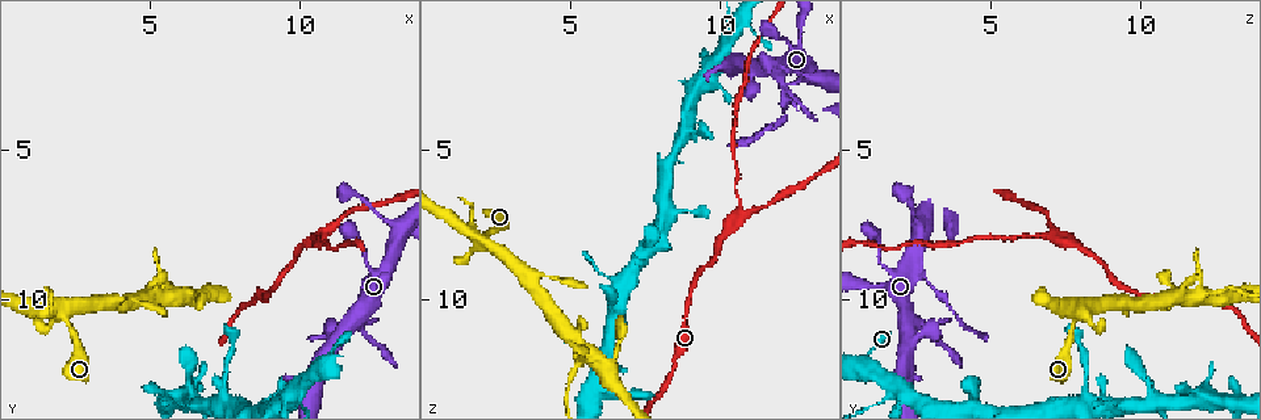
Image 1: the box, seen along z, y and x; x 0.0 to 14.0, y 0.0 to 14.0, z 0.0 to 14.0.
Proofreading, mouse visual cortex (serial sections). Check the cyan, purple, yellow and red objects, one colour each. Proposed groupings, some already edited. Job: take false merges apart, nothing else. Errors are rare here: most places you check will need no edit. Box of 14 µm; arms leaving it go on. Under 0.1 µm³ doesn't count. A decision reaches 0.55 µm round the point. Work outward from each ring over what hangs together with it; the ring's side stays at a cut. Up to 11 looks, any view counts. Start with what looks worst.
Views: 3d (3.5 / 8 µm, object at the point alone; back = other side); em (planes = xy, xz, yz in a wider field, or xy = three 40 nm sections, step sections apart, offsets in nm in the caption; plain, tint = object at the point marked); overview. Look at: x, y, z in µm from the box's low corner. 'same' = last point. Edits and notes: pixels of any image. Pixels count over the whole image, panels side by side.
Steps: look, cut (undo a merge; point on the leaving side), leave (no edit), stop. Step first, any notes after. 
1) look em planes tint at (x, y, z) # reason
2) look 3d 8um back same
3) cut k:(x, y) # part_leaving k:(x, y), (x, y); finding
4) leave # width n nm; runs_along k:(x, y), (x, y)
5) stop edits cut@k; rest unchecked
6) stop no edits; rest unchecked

look 3d 3.5um at (12.2, 9.4, 2.9) # abrupt turn

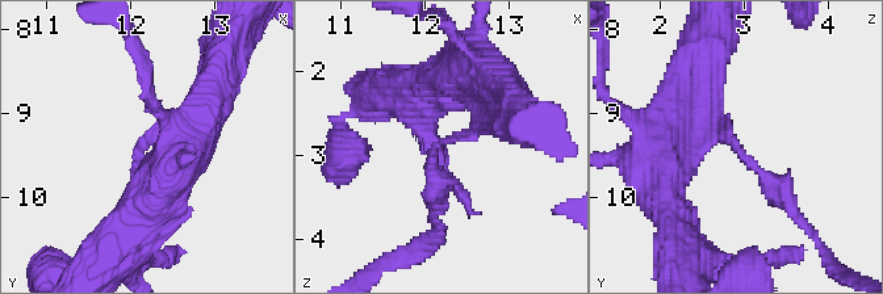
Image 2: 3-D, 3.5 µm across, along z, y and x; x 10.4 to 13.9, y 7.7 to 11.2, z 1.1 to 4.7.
look em xy step 2 tint at (12.10, 9.35, 2.85) # arm_widths 250, 250 nm; need the tissue

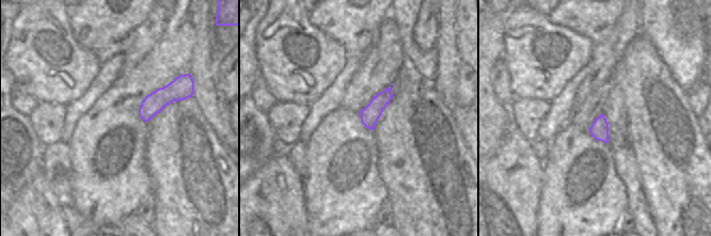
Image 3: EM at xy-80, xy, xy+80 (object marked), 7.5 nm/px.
cut 2:(748, 159) # part_leaving 2:(722, 133), (728, 129), (796, 214); two cells meet here

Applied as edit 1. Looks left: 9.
look 3d 3.5um back at (10.7, 7.9, 7.2) # a fork

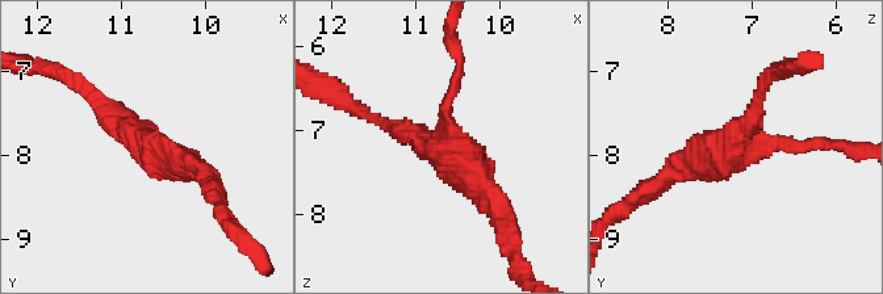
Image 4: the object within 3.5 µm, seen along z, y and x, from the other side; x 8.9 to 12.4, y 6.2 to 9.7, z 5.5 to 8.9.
look em xy step 2 tint at (10.65, 7.85, 7.20) # now the EM

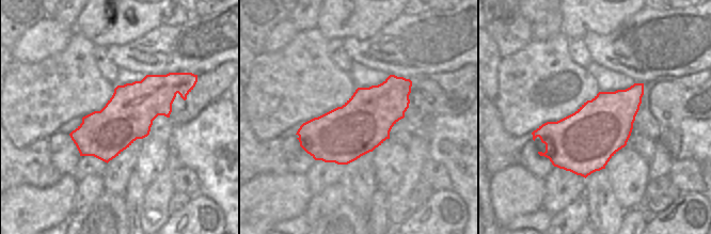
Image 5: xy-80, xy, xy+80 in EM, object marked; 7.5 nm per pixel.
leave # arms 3; runs_along 4:(499, 209), (447, 145), (459, 61); continuous, no second cell

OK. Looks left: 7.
look 3d 3.5um back at (2.1, 10.4, 7.9) # narrows sharply

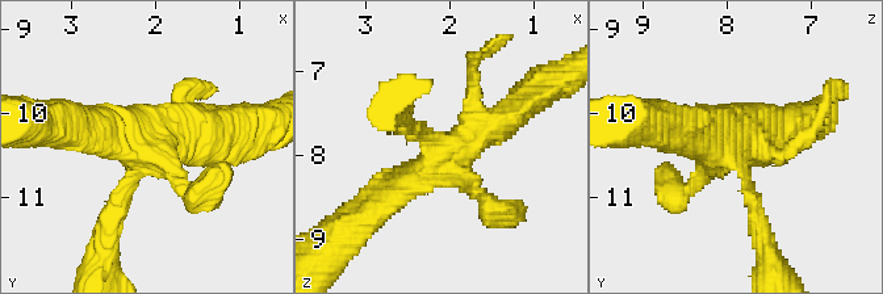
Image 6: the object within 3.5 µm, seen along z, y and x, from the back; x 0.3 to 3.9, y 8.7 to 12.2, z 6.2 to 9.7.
look em xy step 1 tint at (2.05, 10.45, 8.00) # now the EM

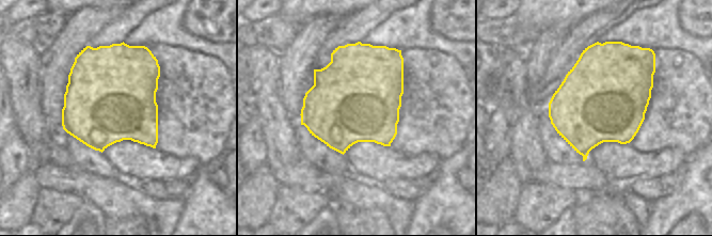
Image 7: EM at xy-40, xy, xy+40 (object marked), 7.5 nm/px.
leave # runs_along 6:(756, 218), (743, 166), (682, 126); continuous, no second cell

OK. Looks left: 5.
look 3d 8um at (6.0, 10.0, 12.1) # four or more arms meet

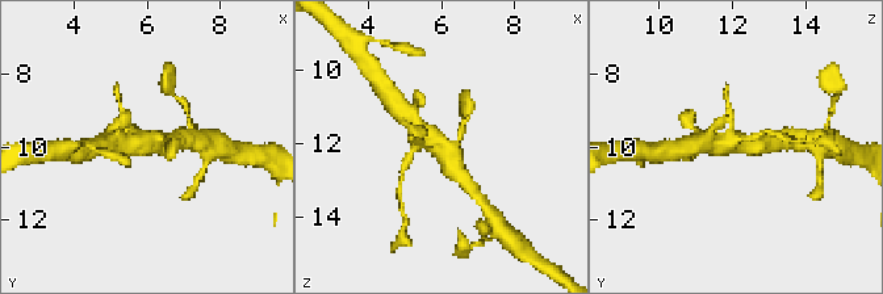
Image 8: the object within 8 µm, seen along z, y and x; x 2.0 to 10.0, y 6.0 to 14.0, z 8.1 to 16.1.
look 3d 3.5um at (6.0, 10.0, 12.2) # closer look

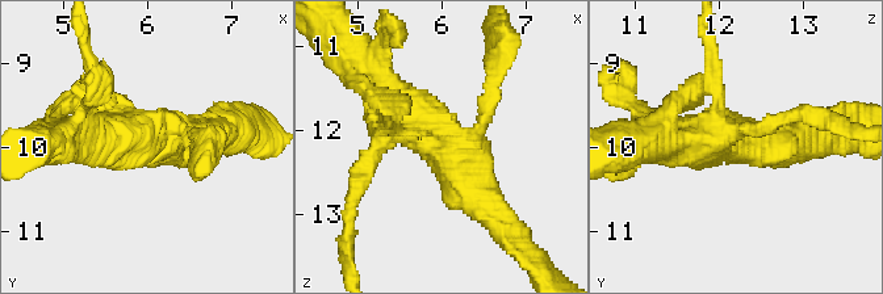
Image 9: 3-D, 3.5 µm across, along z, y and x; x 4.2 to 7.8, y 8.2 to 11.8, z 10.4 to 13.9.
look em xy step 2 tint at (6.00, 9.95, 12.15) # arms 4; arm_widths 200, 250, 450, 450 nm

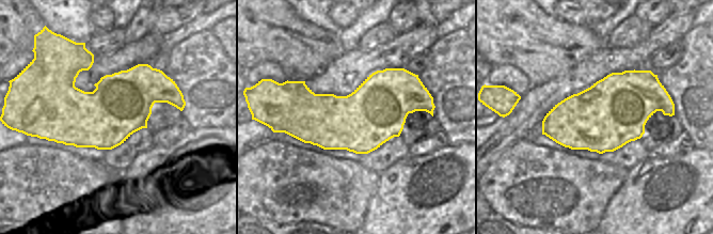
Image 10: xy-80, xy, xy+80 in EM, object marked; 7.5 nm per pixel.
leave # one cell here

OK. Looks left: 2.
stop edits cut@2; rest unchecked

